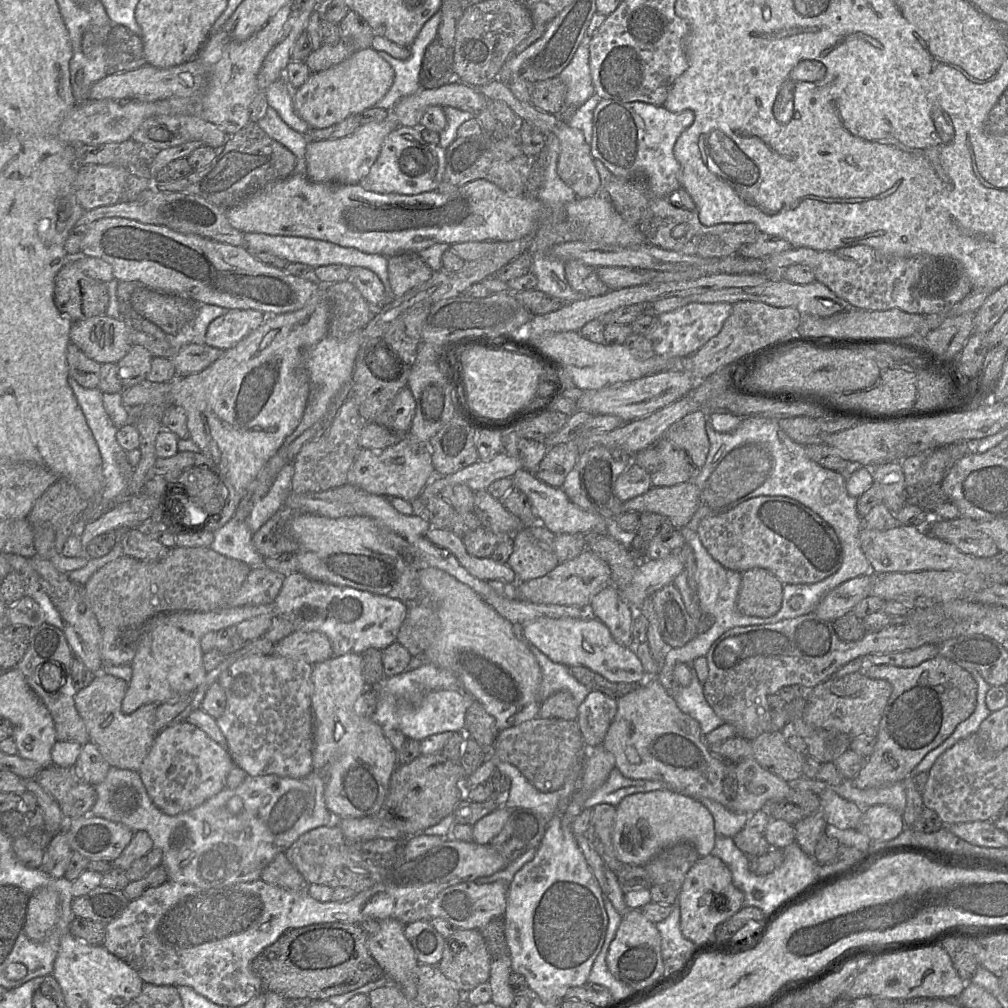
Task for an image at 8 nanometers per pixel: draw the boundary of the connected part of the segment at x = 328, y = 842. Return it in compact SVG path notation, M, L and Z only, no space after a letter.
M337 821L302 834L285 852L286 858L309 884L325 885L332 889L348 887L359 893L381 882L391 871L362 858L350 847Z

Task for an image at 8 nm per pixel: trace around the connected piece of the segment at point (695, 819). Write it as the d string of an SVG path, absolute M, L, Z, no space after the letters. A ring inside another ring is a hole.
M672 790L636 793L626 796L616 806L616 814L611 833L611 841L616 858L625 865L644 866L664 849L679 842L689 842L700 857L711 854L716 833L711 813L697 800Z

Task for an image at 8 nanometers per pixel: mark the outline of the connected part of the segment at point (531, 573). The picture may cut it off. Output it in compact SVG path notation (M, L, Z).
M539 522L513 535L513 551L506 564L515 572L518 582L542 577L559 564L555 536Z

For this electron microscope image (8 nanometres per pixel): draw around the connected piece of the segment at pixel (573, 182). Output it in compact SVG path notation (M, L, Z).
M498 79L482 86L472 86L485 97L504 102L519 118L540 128L544 133L554 133L560 142L560 153L557 163L557 173L563 182L568 185L578 198L588 198L601 192L601 179L594 165L590 144L585 142L582 132L571 128L566 121L557 115L545 113L531 103L519 101L510 91L507 84Z

